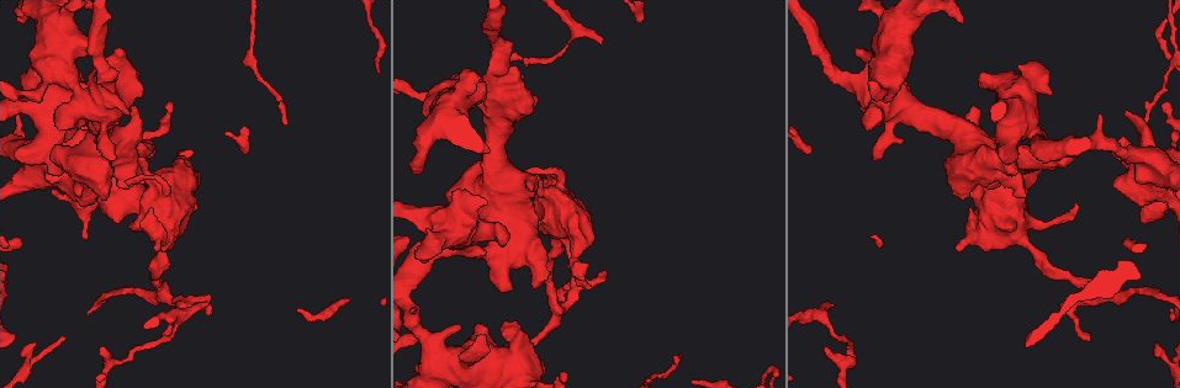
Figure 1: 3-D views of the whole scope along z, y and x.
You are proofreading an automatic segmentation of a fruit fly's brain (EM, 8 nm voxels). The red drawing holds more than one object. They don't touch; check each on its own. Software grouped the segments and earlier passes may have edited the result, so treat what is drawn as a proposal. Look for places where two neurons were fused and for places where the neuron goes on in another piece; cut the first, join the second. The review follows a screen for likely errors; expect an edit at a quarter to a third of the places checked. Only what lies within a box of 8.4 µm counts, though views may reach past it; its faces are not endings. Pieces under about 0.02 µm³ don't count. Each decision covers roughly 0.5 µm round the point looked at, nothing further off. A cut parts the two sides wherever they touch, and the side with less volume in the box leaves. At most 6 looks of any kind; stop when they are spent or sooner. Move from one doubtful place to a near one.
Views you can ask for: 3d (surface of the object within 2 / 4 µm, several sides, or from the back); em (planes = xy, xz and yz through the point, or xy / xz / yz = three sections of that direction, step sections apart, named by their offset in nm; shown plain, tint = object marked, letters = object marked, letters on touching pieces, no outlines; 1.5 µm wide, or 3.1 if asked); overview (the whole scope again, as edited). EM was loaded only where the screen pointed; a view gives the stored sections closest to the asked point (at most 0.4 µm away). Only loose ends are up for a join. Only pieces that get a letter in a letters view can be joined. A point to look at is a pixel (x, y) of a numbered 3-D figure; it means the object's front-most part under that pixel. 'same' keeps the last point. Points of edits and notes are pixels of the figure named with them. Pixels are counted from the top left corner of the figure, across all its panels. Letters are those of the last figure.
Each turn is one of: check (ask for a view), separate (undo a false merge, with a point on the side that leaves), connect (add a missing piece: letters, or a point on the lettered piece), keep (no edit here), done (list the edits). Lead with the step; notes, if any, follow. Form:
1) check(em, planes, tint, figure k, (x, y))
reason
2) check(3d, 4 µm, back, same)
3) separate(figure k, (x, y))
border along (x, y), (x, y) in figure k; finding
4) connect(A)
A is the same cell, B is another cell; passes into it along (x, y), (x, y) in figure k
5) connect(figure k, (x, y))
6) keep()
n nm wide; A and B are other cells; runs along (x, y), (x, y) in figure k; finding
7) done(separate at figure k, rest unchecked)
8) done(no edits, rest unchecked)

check(3d, 4 µm, figure 1, (206, 313))
free end

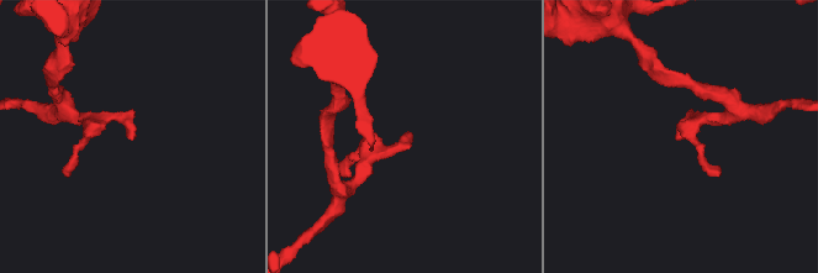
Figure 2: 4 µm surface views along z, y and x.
check(em, planes, letters, figure 2, (675, 137))

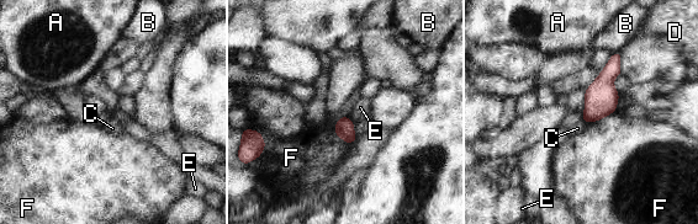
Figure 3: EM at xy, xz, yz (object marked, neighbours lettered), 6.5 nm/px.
keep()
130 nm wide; A, B, C, D, E and F are other cells; border along (347, 116), (354, 123) in figure 3; no lettered piece goes on from it

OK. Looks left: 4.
check(3d, 4 µm, figure 1, (129, 228))
an open end

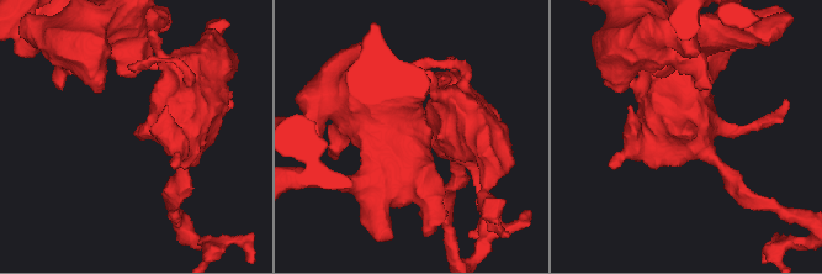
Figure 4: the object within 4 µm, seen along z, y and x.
check(em, planes, letters, figure 4, (686, 133))

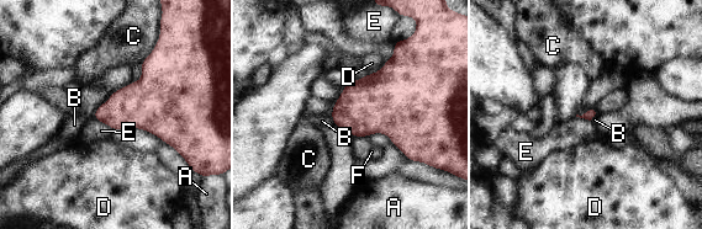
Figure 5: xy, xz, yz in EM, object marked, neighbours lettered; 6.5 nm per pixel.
keep()
A, B, C, D, E and F are other cells; border along (354, 136), (365, 137) in figure 5; no lettered piece goes on from it

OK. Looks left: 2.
check(em, xy, step 8, letters, figure 1, (102, 349))
an open end

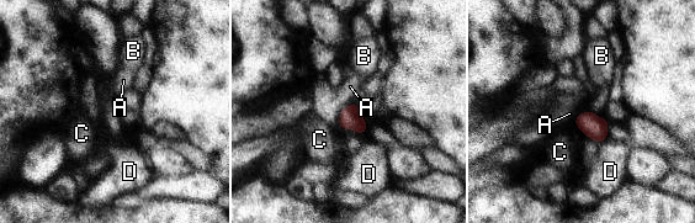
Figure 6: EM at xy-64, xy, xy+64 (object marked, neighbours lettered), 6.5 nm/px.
keep()
140 nm wide; A, B, C and D are other cells; border along (343, 107), (338, 117) in figure 6; no lettered piece goes on from it

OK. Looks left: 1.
done(no edits, rest unchecked)

